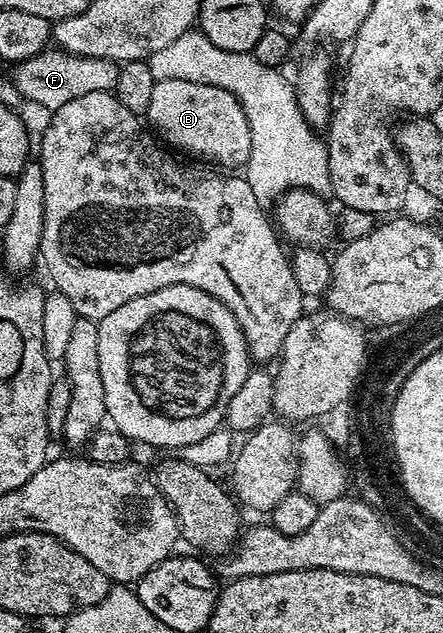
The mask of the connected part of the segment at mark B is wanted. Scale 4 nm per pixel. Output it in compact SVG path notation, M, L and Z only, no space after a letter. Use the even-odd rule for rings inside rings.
M158 80L155 91L151 94L147 120L153 123L152 131L170 149L178 148L173 149L178 153L198 156L201 159L198 161L225 170L244 169L249 161L251 126L247 122L247 114L243 114L243 106L237 101L235 94L219 86L207 86L203 82Z

